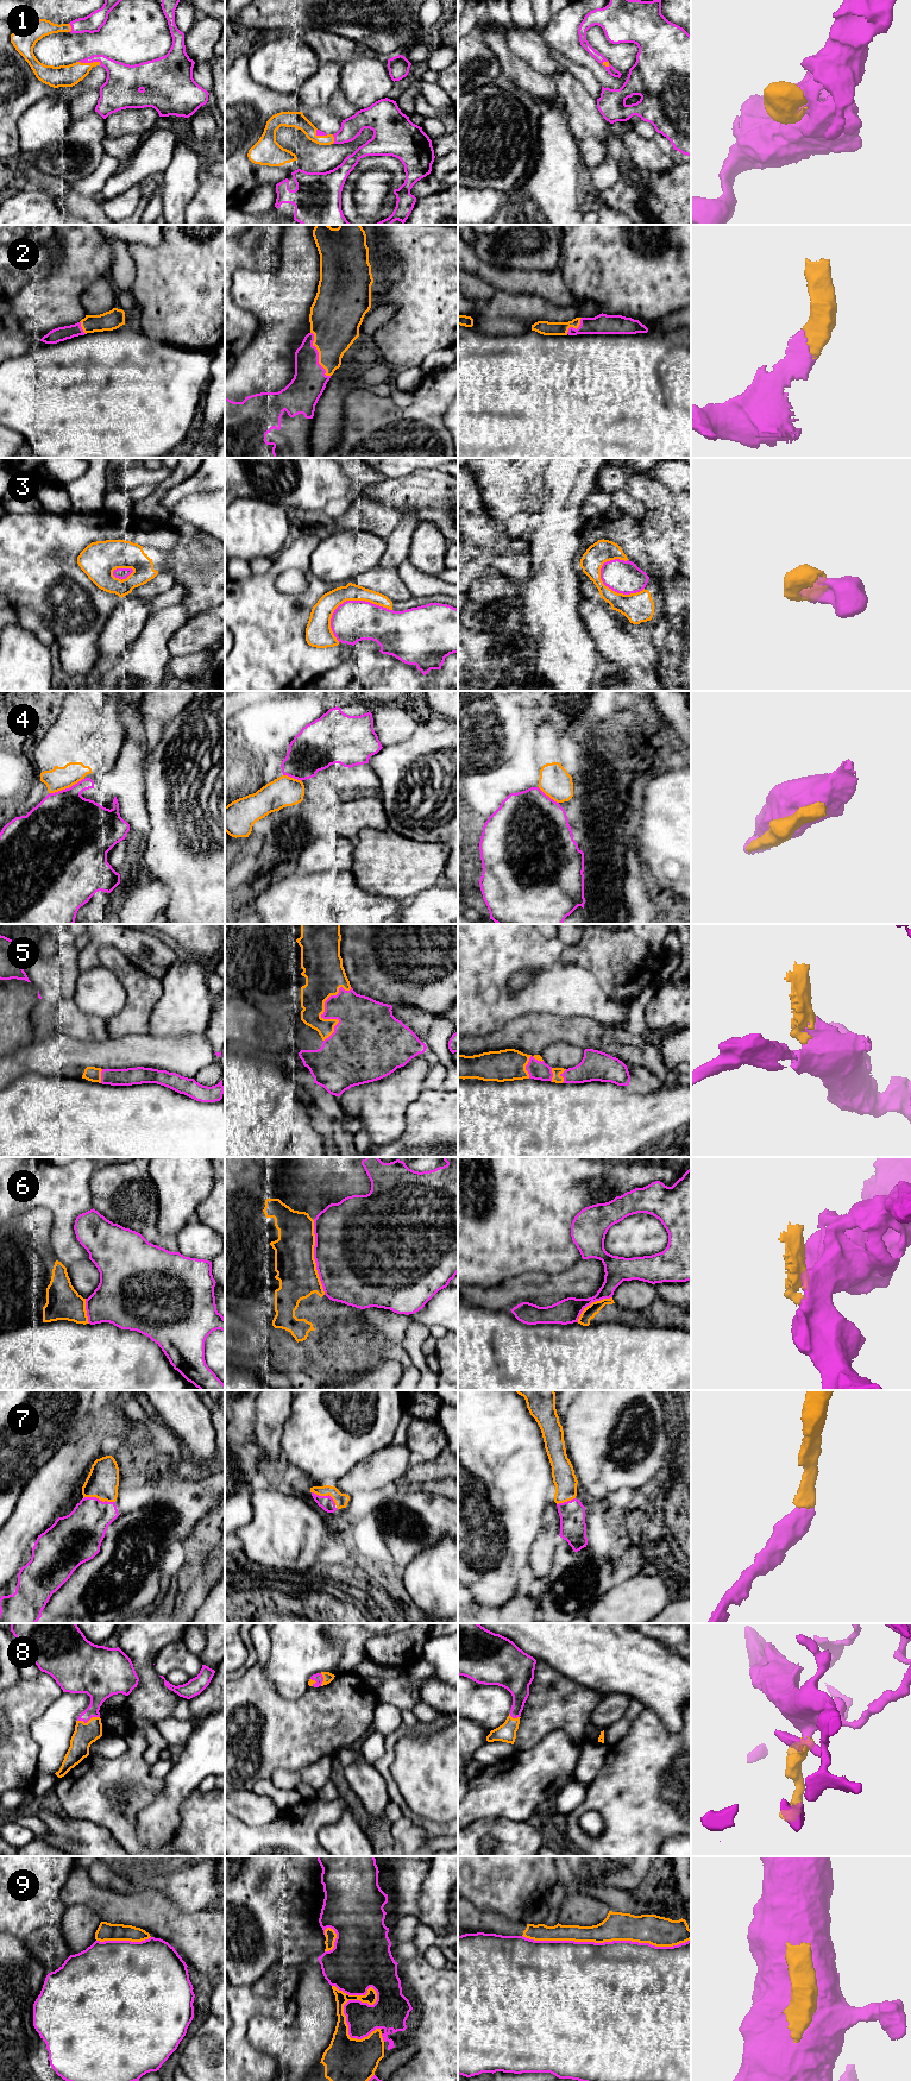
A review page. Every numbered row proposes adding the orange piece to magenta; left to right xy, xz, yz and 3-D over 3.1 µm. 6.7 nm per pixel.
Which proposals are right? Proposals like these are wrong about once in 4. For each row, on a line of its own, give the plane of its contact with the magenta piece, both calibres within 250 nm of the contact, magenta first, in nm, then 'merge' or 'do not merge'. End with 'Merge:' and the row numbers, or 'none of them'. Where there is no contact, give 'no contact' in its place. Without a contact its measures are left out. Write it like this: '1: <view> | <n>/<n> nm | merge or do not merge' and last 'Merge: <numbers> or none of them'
1: xy | 220/140 nm | merge
2: xz | 220/320 nm | merge
3: xz | 280/140 nm | do not merge
4: xy | 460/160 nm | merge
5: xz | 300/260 nm | merge
6: xz | 500/280 nm | do not merge
7: xy | 300/220 nm | merge
8: xy | 200/150 nm | merge
9: yz | 500/190 nm | do not merge
Merge: 1, 2, 4, 5, 7, 8

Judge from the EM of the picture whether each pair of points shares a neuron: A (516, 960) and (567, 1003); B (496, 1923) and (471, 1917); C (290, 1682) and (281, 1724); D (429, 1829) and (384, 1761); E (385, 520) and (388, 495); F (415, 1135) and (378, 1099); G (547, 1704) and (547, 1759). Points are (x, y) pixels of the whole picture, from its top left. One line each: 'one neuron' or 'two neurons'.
A: one neuron
B: one neuron
C: two neurons
D: one neuron
E: two neurons
F: two neurons
G: two neurons

